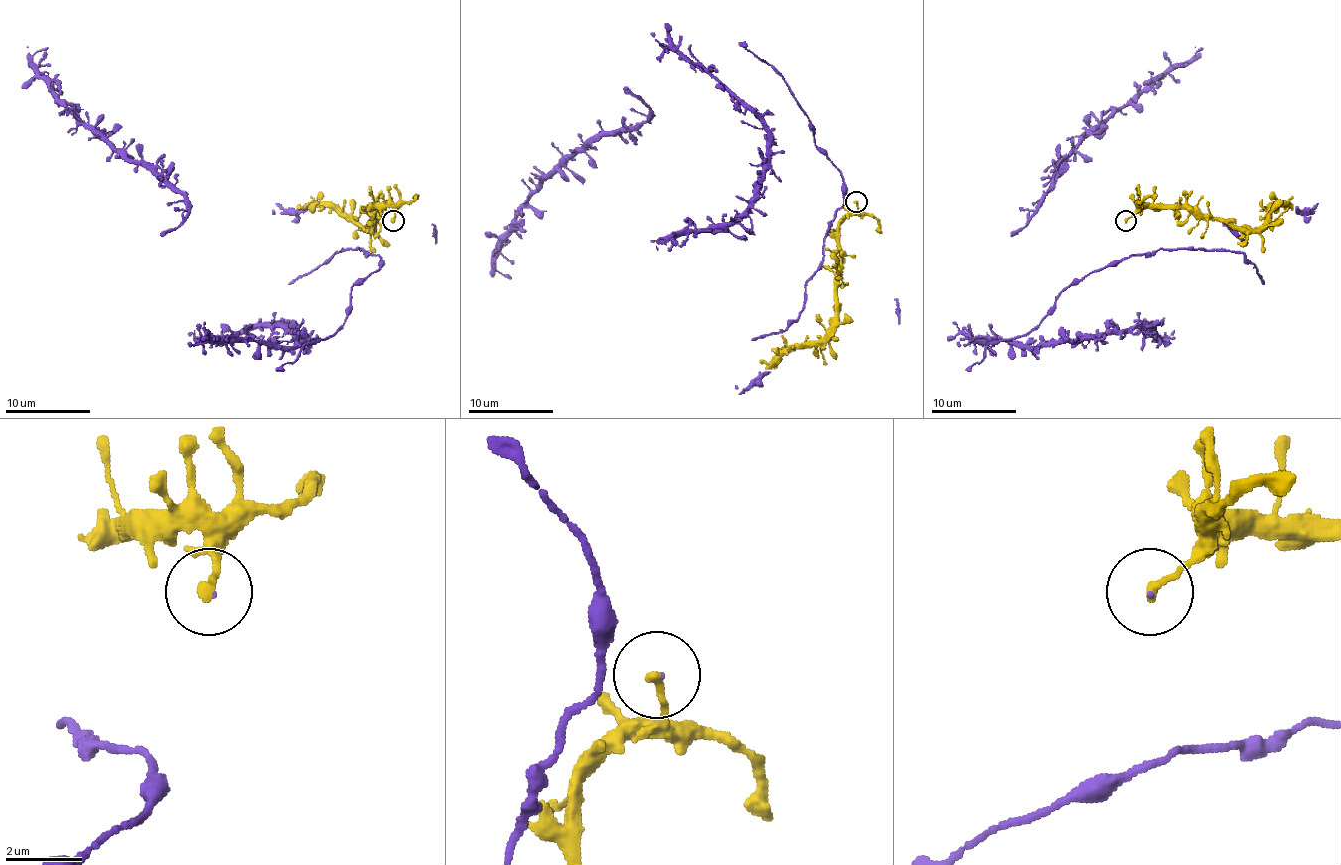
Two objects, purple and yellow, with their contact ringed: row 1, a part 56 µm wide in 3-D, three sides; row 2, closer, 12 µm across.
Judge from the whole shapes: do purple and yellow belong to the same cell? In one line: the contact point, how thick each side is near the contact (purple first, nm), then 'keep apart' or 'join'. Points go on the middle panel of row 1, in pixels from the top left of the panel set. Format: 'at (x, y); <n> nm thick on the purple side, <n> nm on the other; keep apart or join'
at (856, 201); 40 nm thick on the purple side, 240 nm on the other; join

